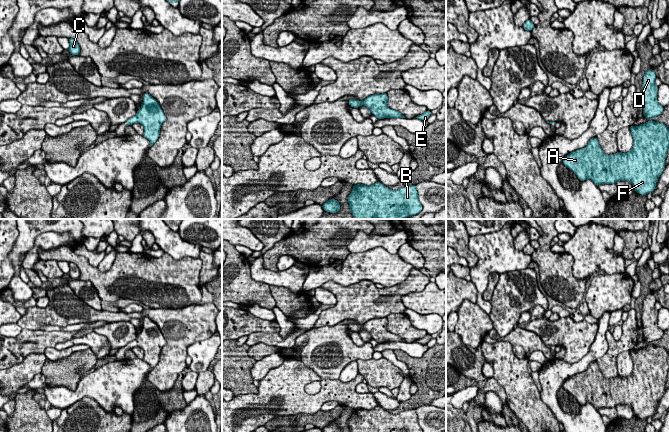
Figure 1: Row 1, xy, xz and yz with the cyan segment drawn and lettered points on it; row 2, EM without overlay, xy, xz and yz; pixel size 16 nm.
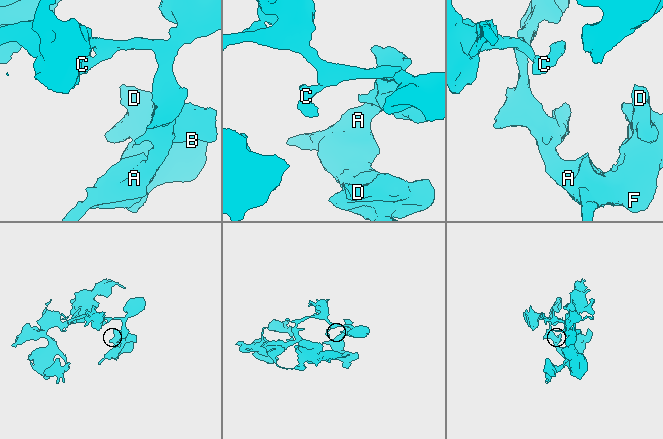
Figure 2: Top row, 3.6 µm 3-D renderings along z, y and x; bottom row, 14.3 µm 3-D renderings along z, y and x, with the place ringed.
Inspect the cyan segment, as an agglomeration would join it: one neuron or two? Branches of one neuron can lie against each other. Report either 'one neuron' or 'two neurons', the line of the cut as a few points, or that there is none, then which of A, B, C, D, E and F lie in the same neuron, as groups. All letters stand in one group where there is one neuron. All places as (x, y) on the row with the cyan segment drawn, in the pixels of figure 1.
one neuron | no cut | A B C D E F

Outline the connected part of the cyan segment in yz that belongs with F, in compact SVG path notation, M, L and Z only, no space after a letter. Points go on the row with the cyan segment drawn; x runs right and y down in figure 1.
M653 69L645 72L642 84L643 114L649 121L639 126L630 126L633 148L627 153L607 155L599 145L597 137L586 147L564 157L562 163L572 170L580 181L591 179L596 186L630 181L640 195L655 190L656 182L665 167L669 148L669 129L652 121L660 116L664 107L658 103L658 86Z

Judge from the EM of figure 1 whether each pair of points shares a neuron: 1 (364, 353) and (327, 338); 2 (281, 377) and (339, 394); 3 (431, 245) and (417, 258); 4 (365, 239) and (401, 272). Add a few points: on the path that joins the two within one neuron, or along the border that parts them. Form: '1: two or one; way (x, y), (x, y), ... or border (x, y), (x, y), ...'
1: one; way (355, 352), (349, 352), (336, 341)
2: one; way (295, 391), (303, 399), (319, 399), (325, 394)
3: two; border (407, 242), (422, 255), (424, 267)
4: two; border (351, 252), (364, 252), (383, 247), (396, 254)

